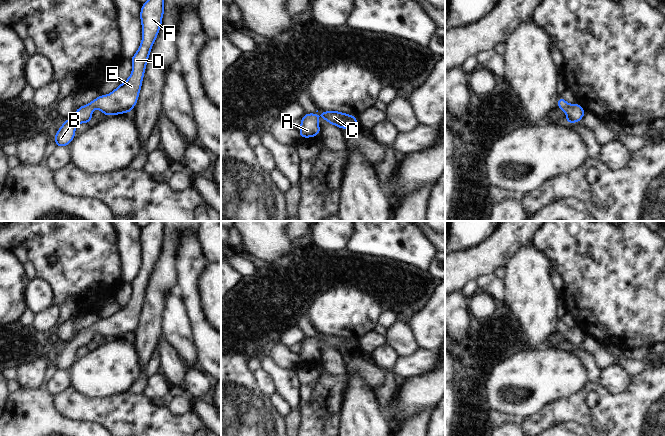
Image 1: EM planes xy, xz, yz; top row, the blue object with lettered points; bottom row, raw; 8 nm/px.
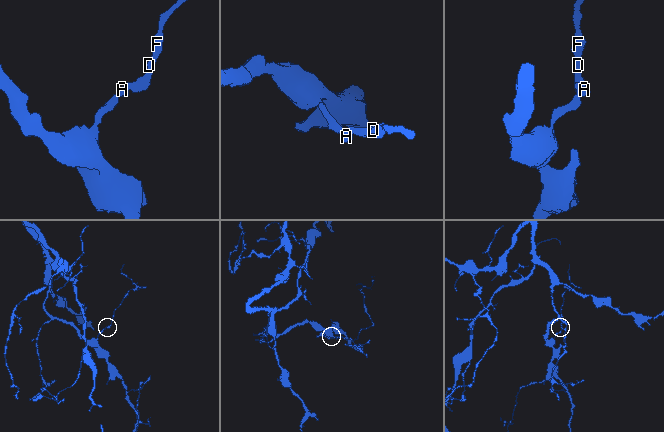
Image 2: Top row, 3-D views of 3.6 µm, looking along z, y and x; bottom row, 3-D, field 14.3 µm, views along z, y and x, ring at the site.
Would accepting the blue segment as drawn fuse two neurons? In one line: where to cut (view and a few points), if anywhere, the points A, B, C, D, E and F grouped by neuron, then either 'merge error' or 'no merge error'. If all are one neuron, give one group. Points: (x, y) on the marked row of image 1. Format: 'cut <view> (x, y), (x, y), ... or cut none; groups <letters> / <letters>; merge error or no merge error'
cut none; groups A B C D E F; no merge error

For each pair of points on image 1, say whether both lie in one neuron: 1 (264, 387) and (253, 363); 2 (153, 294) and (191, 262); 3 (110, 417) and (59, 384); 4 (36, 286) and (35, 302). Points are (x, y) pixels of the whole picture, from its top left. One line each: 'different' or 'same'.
1: same
2: different
3: different
4: same

